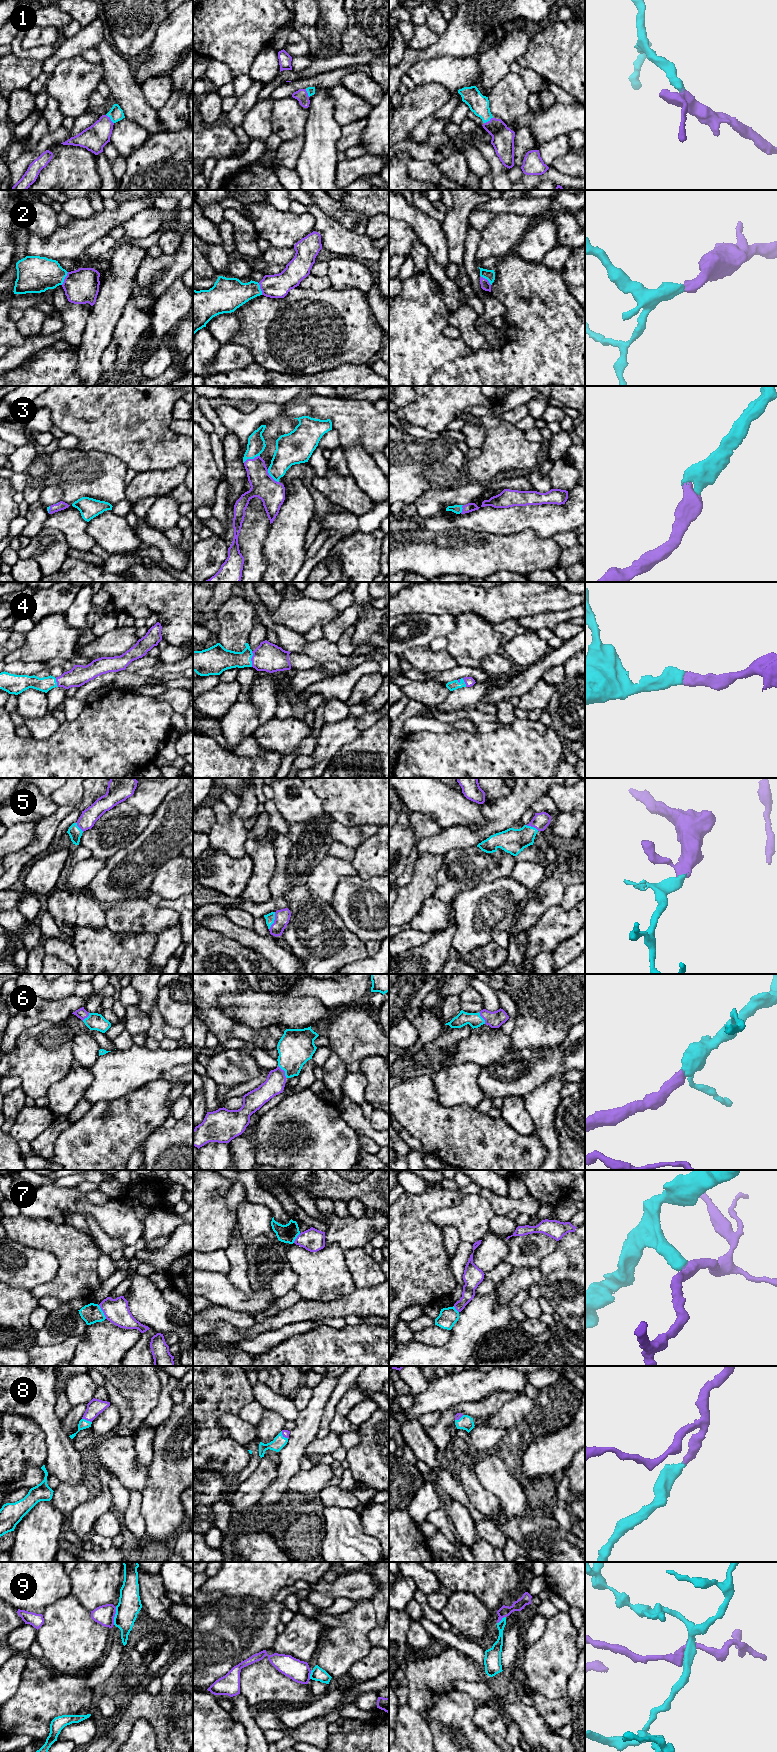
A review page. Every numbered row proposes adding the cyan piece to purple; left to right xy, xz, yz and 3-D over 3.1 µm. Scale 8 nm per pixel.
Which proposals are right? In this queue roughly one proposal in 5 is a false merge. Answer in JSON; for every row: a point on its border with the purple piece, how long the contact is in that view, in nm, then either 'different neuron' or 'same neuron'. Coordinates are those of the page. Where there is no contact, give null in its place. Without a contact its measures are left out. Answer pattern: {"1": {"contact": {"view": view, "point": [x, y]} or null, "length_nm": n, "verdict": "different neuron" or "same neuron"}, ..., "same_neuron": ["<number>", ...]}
{"1": {"contact": {"view": "xy", "point": [110, 119]}, "length_nm": 100, "verdict": "same neuron"}, "2": {"contact": {"view": "xy", "point": [65, 278]}, "length_nm": 120, "verdict": "same neuron"}, "3": {"contact": {"view": "xz", "point": [251, 459]}, "length_nm": 150, "verdict": "same neuron"}, "4": {"contact": {"view": "xz", "point": [251, 659]}, "length_nm": 130, "verdict": "same neuron"}, "5": {"contact": {"view": "xz", "point": [274, 921]}, "length_nm": 150, "verdict": "same neuron"}, "6": {"contact": {"view": "xz", "point": [284, 1071]}, "length_nm": 120, "verdict": "same neuron"}, "7": {"contact": {"view": "xy", "point": [103, 1312]}, "length_nm": 130, "verdict": "different neuron"}, "8": {"contact": {"view": "xy", "point": [87, 1420]}, "length_nm": 90, "verdict": "same neuron"}, "9": {"contact": {"view": "xy", "point": [114, 1616]}, "length_nm": 150, "verdict": "different neuron"}, "same_neuron": ["1", "2", "3", "4", "5", "6", "8"]}

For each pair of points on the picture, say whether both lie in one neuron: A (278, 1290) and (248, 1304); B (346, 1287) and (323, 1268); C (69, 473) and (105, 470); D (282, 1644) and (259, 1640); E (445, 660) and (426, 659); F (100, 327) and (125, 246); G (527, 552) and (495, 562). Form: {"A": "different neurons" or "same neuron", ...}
{"A": "different neurons", "B": "same neuron", "C": "same neuron", "D": "different neurons", "E": "same neuron", "F": "same neuron", "G": "same neuron"}

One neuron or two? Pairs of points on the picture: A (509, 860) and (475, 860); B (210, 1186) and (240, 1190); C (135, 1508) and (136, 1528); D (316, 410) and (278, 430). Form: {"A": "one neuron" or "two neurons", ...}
{"A": "one neuron", "B": "two neurons", "C": "one neuron", "D": "two neurons"}

